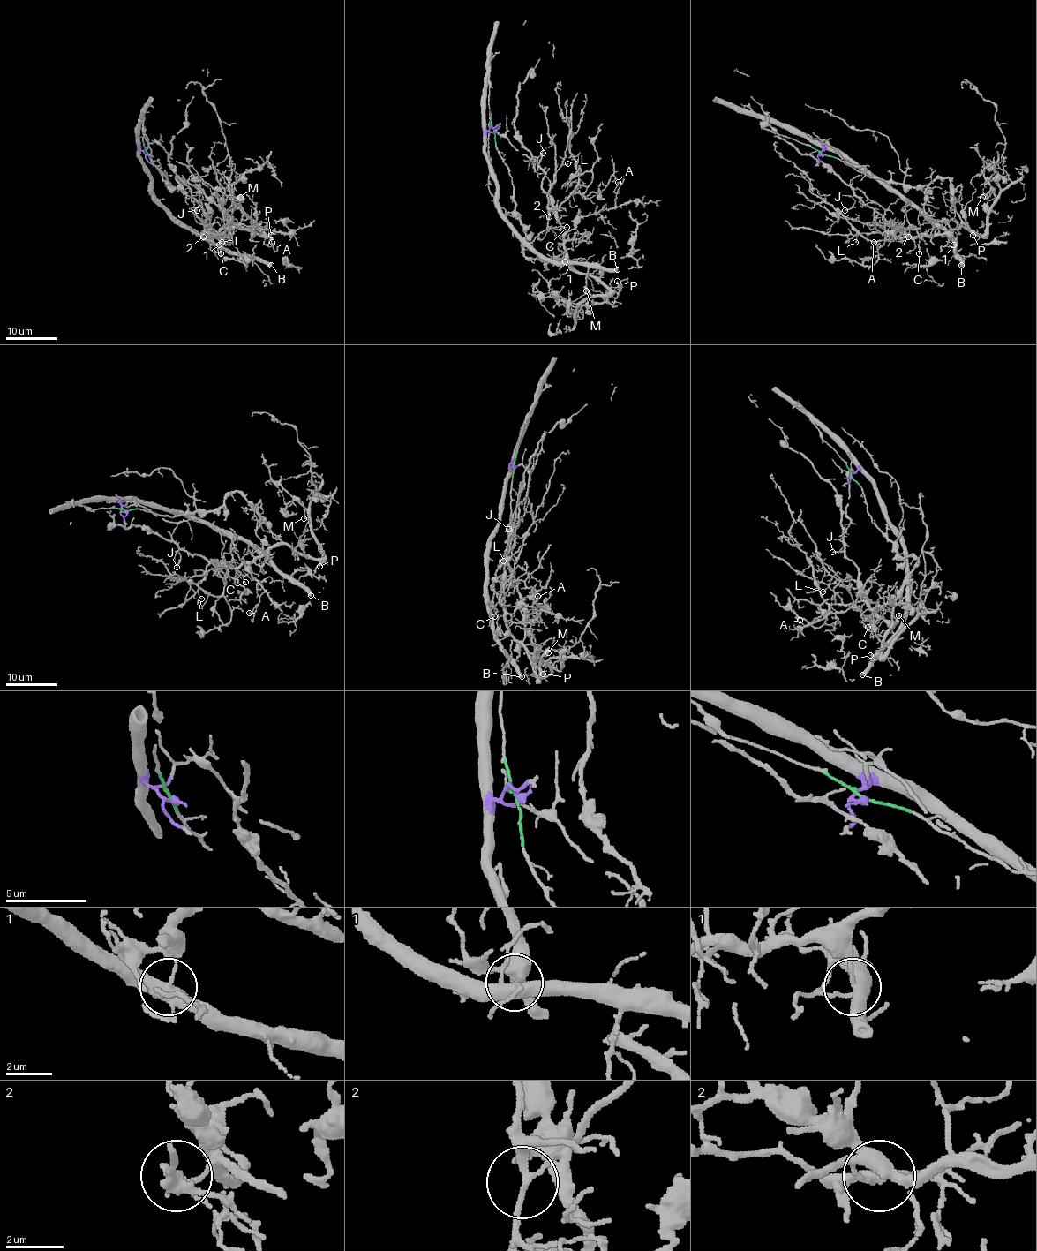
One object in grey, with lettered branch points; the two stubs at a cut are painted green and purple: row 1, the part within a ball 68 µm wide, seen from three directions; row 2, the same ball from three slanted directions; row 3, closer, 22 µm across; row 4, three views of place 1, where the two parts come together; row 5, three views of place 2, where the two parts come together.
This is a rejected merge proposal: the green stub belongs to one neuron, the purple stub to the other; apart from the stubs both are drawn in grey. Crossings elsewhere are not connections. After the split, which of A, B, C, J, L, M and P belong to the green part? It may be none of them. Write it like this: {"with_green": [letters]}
{"with_green": ["A", "J", "M", "P"]}

